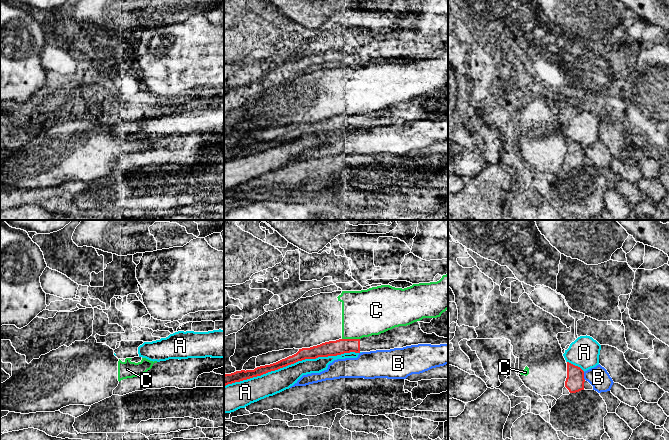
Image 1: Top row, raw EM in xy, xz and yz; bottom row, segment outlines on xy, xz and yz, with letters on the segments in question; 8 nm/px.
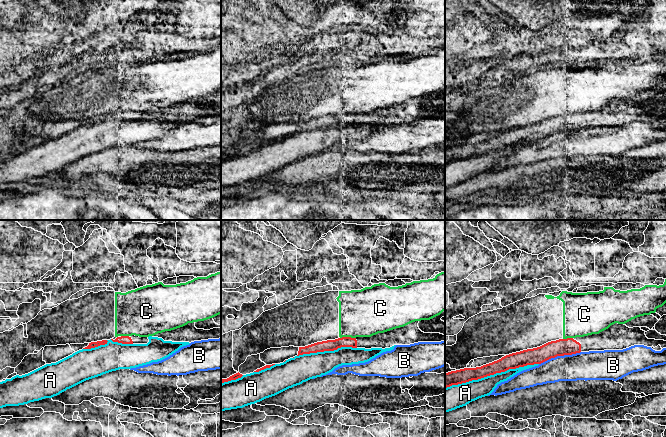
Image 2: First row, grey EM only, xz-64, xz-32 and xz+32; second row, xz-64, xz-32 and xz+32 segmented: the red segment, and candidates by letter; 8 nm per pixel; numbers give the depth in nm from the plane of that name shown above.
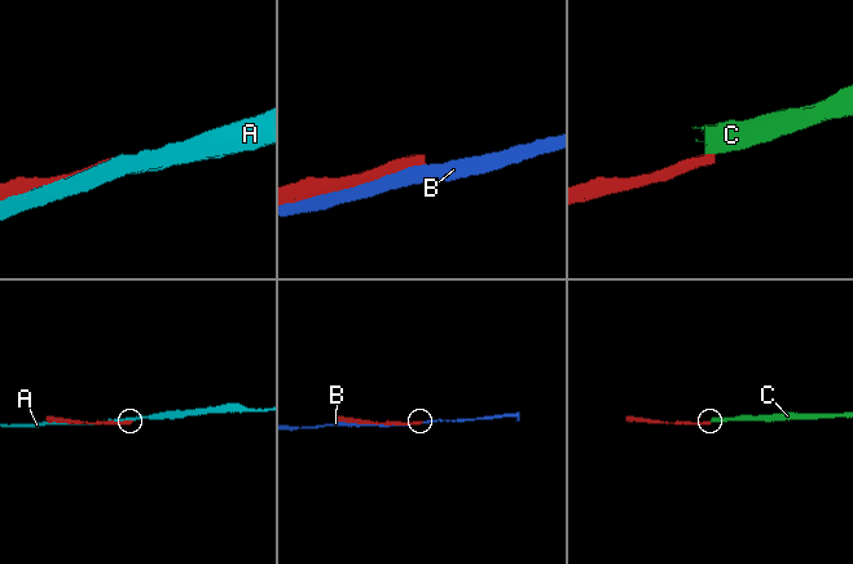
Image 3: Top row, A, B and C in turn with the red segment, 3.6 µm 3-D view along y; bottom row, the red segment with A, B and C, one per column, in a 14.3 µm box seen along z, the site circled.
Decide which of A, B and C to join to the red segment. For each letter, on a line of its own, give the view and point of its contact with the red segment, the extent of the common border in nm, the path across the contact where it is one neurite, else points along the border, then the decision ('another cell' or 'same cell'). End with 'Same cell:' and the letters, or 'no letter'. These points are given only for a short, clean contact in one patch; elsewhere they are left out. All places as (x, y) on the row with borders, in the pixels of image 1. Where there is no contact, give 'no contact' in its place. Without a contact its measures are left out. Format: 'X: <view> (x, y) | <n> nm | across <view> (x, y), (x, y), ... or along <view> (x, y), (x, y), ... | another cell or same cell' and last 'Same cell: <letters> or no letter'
A: xz (292, 363) | 1150 nm | another cell
B: yz (583, 376) | 70 nm | another cell
C: xz (351, 339) | 140 nm | another cell
Same cell: no letter

